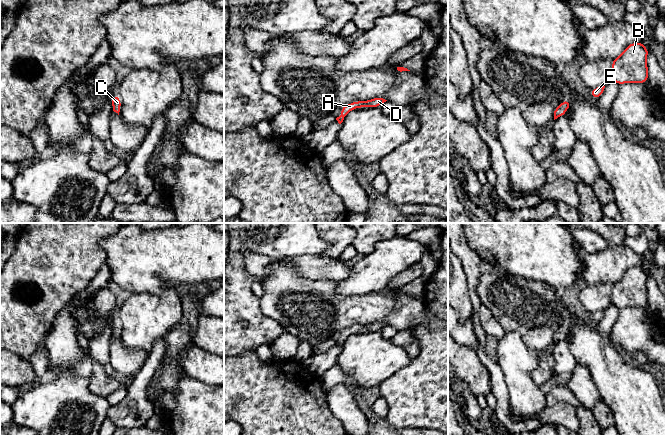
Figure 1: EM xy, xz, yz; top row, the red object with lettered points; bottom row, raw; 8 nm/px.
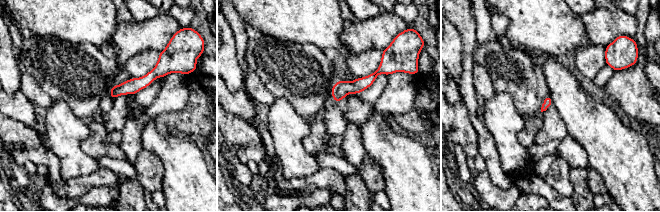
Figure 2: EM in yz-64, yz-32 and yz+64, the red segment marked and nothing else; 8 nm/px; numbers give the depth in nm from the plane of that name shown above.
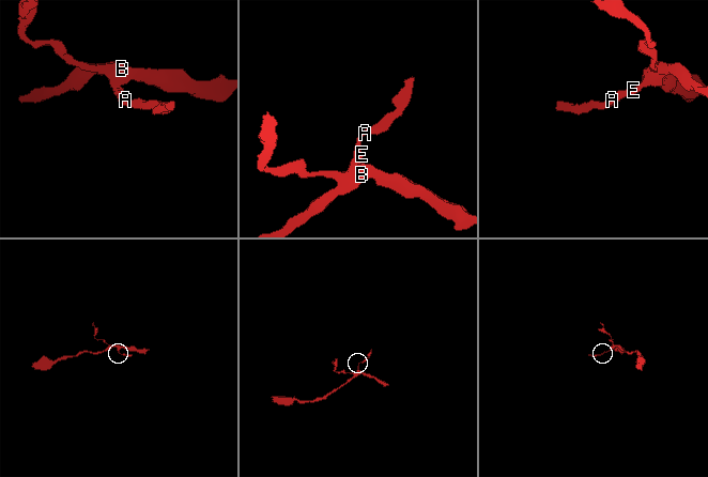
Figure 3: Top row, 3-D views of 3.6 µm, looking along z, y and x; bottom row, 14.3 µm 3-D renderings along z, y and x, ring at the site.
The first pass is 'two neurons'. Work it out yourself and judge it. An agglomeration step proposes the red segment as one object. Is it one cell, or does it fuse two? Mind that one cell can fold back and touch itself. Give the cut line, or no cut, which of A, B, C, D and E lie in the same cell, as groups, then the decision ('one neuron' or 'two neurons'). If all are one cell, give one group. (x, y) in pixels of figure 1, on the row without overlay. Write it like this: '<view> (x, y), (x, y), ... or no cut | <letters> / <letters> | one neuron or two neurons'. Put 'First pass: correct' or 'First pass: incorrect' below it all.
no cut | A B C D E | one neuron
First pass: incorrect

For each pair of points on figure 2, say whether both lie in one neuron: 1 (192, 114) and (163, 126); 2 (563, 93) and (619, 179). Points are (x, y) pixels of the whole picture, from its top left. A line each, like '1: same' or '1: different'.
1: same
2: same

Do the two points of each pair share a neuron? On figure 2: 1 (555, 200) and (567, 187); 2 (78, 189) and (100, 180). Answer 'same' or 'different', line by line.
1: different
2: same

